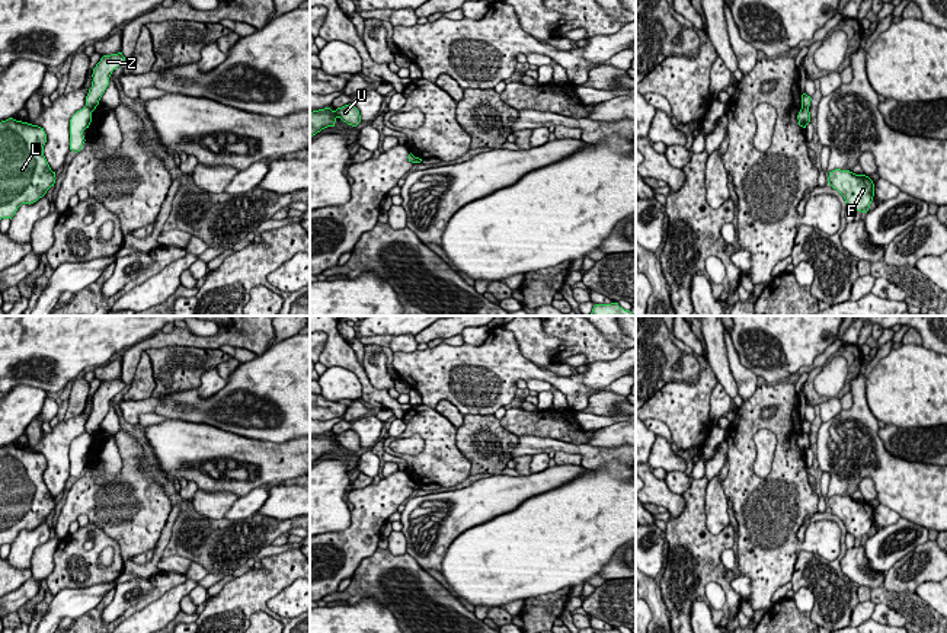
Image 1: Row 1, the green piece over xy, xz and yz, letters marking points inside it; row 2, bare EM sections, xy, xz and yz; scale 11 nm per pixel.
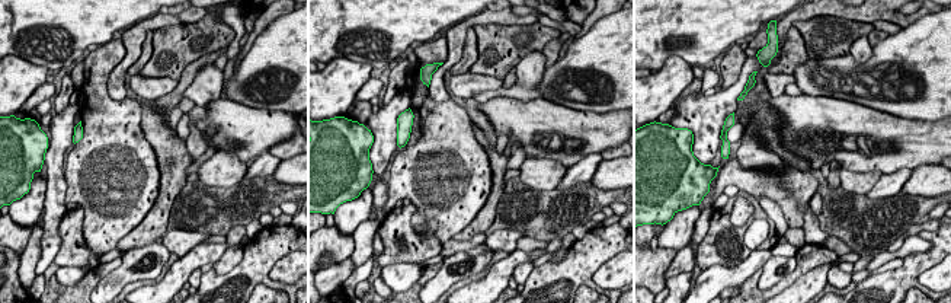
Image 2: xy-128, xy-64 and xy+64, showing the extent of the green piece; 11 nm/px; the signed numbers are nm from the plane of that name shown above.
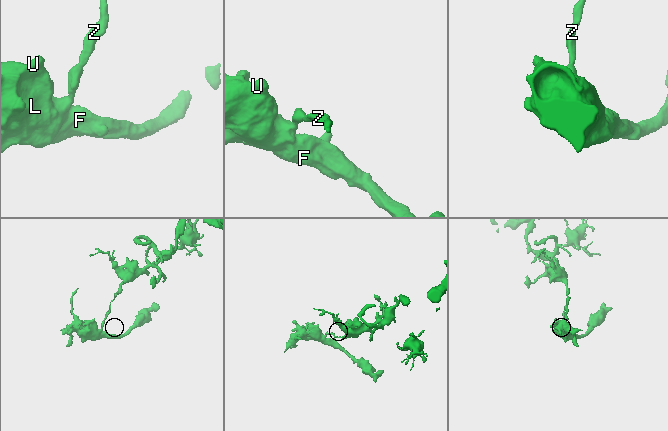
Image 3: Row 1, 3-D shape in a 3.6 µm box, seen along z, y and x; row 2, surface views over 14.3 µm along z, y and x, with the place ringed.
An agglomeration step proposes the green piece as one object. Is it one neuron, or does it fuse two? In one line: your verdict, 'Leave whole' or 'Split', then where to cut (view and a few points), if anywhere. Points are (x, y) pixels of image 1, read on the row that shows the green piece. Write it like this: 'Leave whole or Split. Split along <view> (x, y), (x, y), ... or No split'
Split. Split along xy (86, 105), (92, 111)

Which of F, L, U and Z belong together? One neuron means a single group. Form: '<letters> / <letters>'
F L U / Z

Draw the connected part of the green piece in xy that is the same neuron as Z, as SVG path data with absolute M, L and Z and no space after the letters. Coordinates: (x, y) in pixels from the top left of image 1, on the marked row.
M122 52L103 55L100 61L93 68L93 81L89 93L86 96L86 106L92 111L96 109L102 95L105 93L106 87L109 86L109 77L113 70L116 70L121 64L124 64L125 57Z

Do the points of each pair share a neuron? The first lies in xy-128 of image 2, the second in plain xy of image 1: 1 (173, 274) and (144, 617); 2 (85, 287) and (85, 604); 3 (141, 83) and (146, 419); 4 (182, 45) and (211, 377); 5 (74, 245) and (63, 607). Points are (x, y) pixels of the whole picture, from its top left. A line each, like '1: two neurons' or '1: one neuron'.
1: one neuron
2: two neurons
3: two neurons
4: two neurons
5: two neurons

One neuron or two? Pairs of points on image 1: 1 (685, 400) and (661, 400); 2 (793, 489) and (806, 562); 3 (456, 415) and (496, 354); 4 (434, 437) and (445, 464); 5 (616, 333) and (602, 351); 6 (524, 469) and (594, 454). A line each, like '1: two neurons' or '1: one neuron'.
1: one neuron
2: two neurons
3: two neurons
4: one neuron
5: two neurons
6: two neurons

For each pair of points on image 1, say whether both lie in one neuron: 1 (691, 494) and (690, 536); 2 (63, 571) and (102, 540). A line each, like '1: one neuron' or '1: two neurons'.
1: one neuron
2: one neuron

